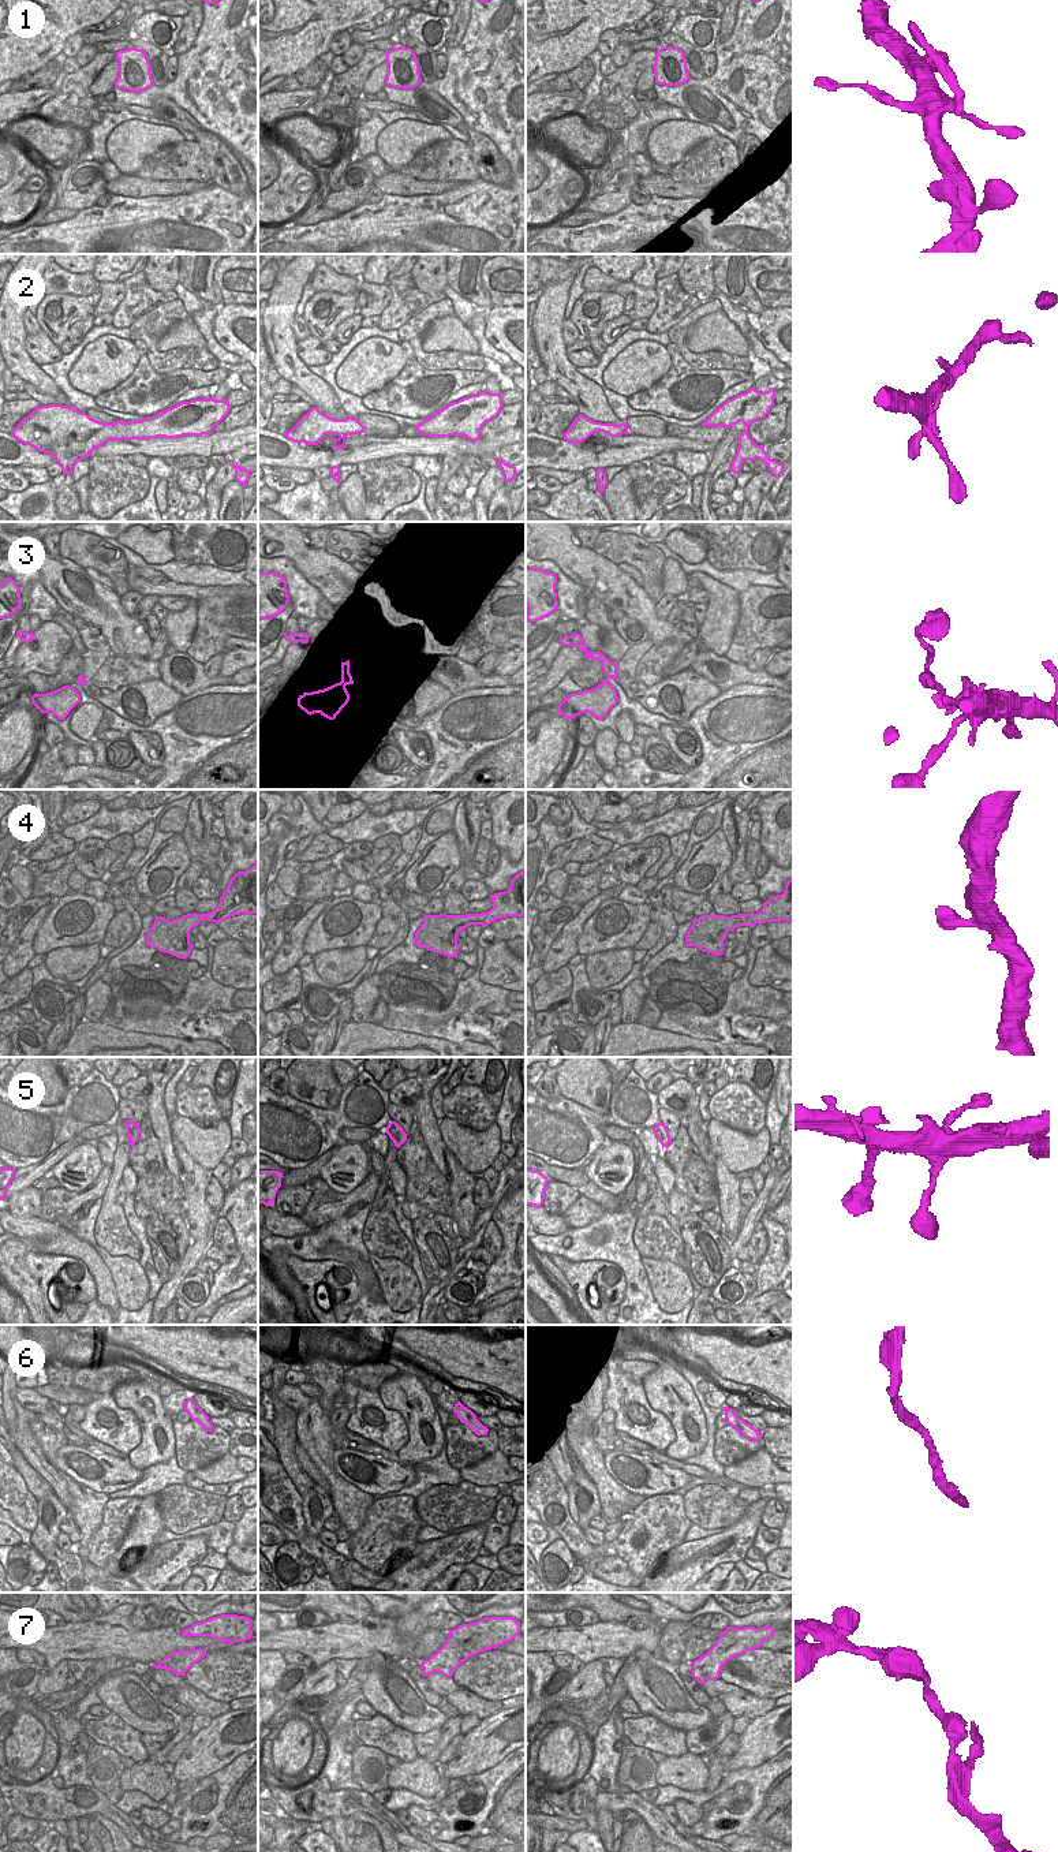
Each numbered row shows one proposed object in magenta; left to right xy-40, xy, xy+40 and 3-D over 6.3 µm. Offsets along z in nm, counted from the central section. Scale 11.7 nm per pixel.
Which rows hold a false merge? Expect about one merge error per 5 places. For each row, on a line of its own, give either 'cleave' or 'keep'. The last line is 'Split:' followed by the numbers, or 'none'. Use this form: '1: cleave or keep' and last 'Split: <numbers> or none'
1: keep
2: keep
3: keep
4: keep
5: keep
6: keep
7: keep
Split: none

